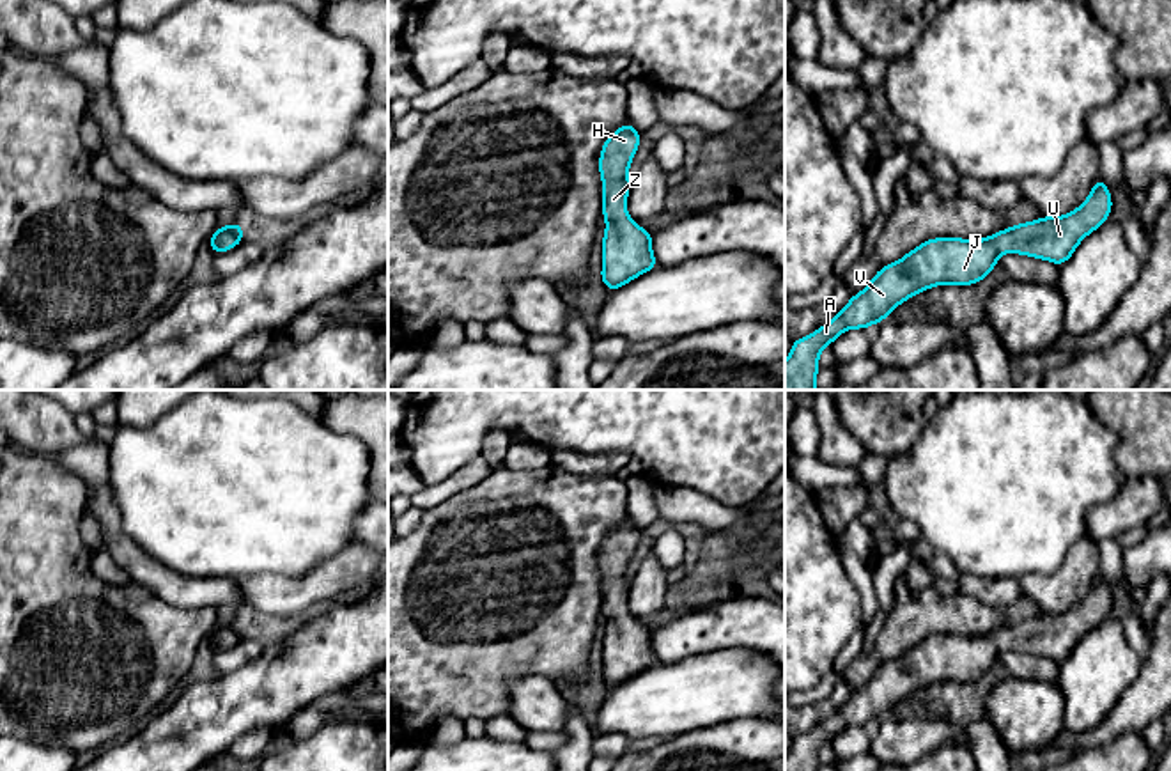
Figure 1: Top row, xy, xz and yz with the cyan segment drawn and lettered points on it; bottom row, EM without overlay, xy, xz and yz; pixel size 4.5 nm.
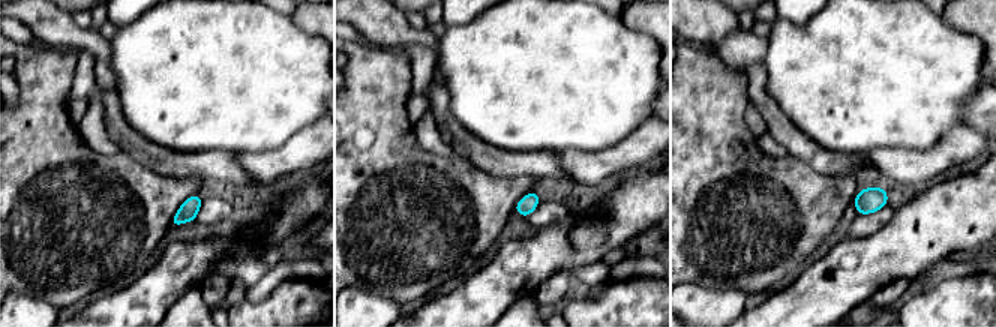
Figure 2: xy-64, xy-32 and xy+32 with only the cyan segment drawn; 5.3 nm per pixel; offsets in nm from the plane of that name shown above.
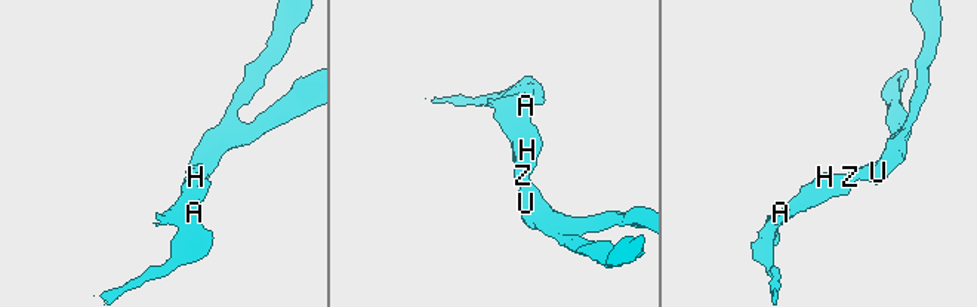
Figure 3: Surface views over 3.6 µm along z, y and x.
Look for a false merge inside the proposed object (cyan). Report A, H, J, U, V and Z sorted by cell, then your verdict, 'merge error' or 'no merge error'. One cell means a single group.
A H J U V Z; no merge error

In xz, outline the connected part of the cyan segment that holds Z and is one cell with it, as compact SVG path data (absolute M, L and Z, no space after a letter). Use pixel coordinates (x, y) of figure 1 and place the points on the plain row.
M627 518L606 535L599 553L602 615L608 619L602 633L601 677L608 688L617 688L657 663L650 627L641 626L627 611L629 564L640 539L641 530Z

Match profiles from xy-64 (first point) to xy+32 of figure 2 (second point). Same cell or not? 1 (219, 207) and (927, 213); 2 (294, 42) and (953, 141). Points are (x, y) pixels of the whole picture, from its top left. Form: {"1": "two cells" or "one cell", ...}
{"1": "two cells", "2": "two cells"}

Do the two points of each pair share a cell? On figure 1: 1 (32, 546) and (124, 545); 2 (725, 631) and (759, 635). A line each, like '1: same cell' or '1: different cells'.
1: different cells
2: same cell

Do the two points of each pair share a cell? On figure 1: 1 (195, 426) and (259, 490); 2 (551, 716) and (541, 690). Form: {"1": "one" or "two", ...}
{"1": "one", "2": "one"}

